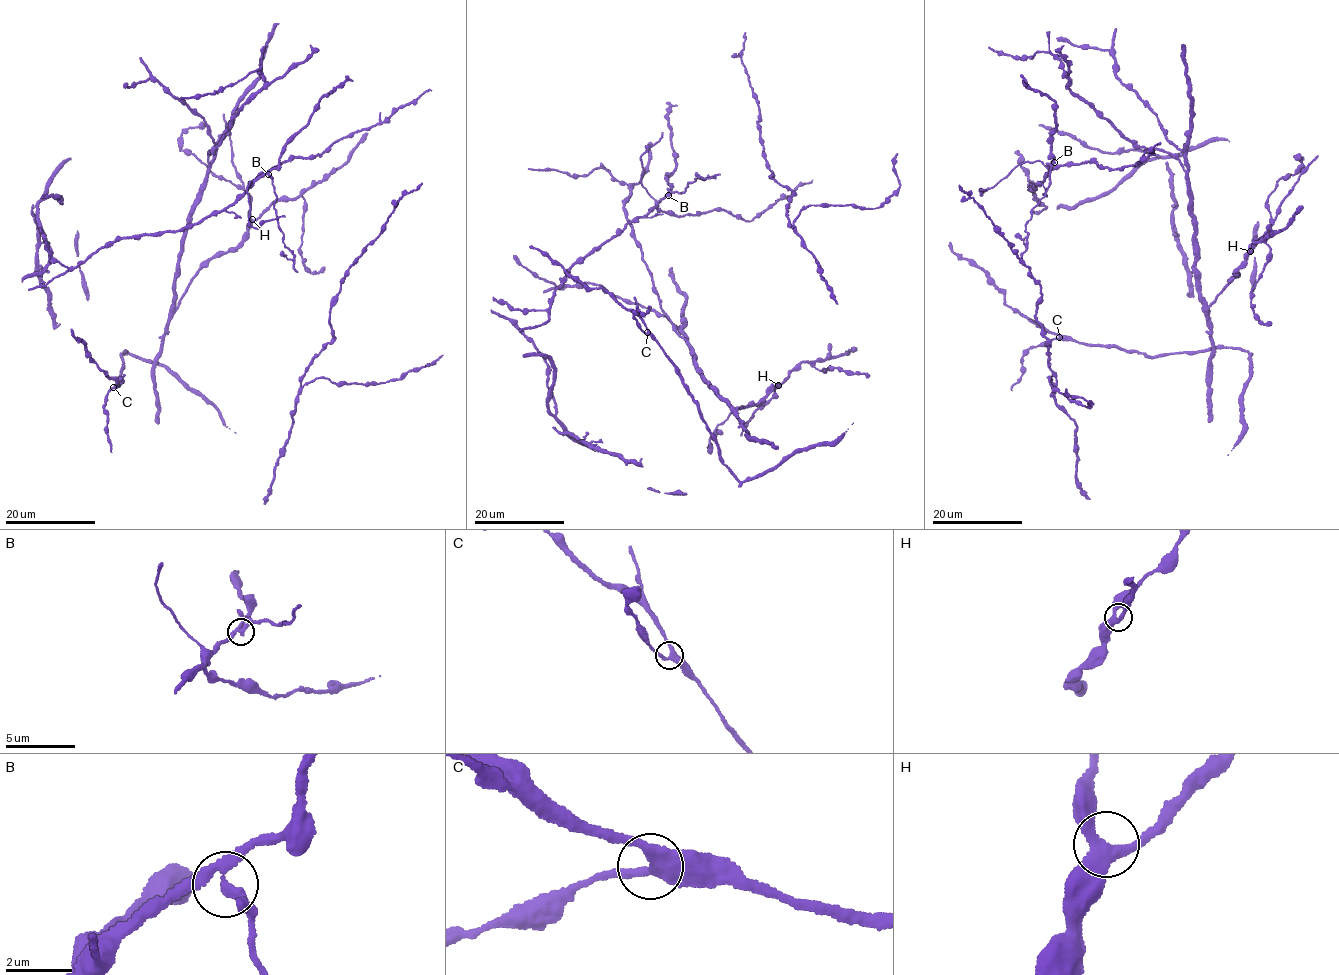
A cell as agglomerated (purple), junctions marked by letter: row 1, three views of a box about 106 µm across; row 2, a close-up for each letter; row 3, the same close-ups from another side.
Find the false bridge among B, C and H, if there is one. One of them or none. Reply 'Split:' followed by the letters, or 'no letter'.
Split: B

